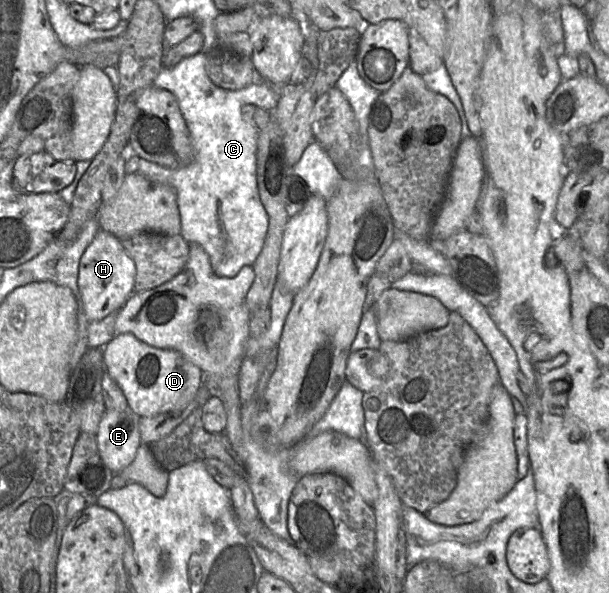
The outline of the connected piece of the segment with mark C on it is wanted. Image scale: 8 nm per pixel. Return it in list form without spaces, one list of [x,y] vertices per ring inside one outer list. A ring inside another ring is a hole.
[[[198,52],[182,59],[173,67],[162,67],[153,82],[155,87],[168,90],[175,96],[193,141],[193,161],[187,166],[169,169],[140,158],[138,174],[174,189],[181,221],[180,236],[188,244],[196,243],[204,249],[216,275],[231,278],[244,266],[253,265],[268,230],[268,216],[259,198],[256,179],[259,130],[253,122],[243,120],[240,110],[243,105],[251,104],[273,111],[279,102],[281,88],[273,87],[267,82],[254,82],[241,90],[222,89],[208,77],[207,62],[208,53]]]

